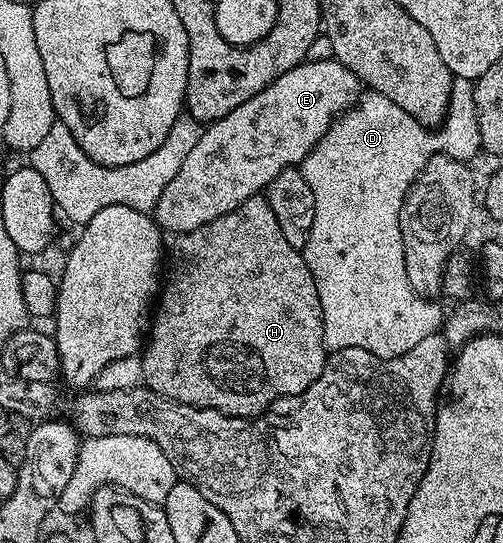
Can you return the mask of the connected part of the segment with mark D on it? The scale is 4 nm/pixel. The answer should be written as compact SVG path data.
M455 78L450 94L450 109L446 113L437 131L434 132L426 128L423 123L416 121L400 105L395 105L393 101L388 101L388 97L366 93L359 98L358 102L348 111L342 112L333 123L324 137L310 150L308 157L300 164L300 170L304 181L308 181L308 189L312 189L314 194L314 220L308 233L308 241L305 247L301 248L304 261L316 281L316 293L320 293L320 305L322 306L322 320L324 321L324 333L326 334L326 345L331 352L339 351L345 347L359 347L368 349L372 353L383 357L402 357L413 347L421 348L425 344L429 335L439 334L440 328L444 323L444 311L437 307L437 302L431 301L425 295L418 295L416 289L408 281L408 269L404 265L404 241L400 233L400 217L402 203L406 199L406 194L410 192L410 187L414 183L414 178L424 169L424 165L436 153L445 153L454 159L470 161L474 154L479 154L482 142L480 141L480 125L478 124L478 115L476 113L476 101L474 100L474 84L469 79Z

